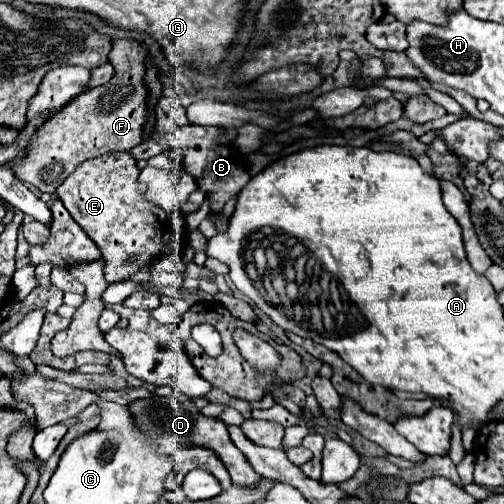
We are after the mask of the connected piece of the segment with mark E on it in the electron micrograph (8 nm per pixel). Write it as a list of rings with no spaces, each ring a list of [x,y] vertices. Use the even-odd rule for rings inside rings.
[[[116,152],[104,154],[100,158],[92,158],[82,162],[56,190],[56,196],[62,200],[64,208],[70,216],[84,228],[84,232],[96,242],[102,252],[102,260],[106,262],[104,276],[106,282],[120,282],[132,276],[140,266],[150,264],[158,258],[166,248],[164,232],[168,226],[168,218],[158,216],[158,206],[144,200],[146,186],[138,182],[138,166],[132,154]],[[132,254],[140,254],[138,262],[126,264]]]

